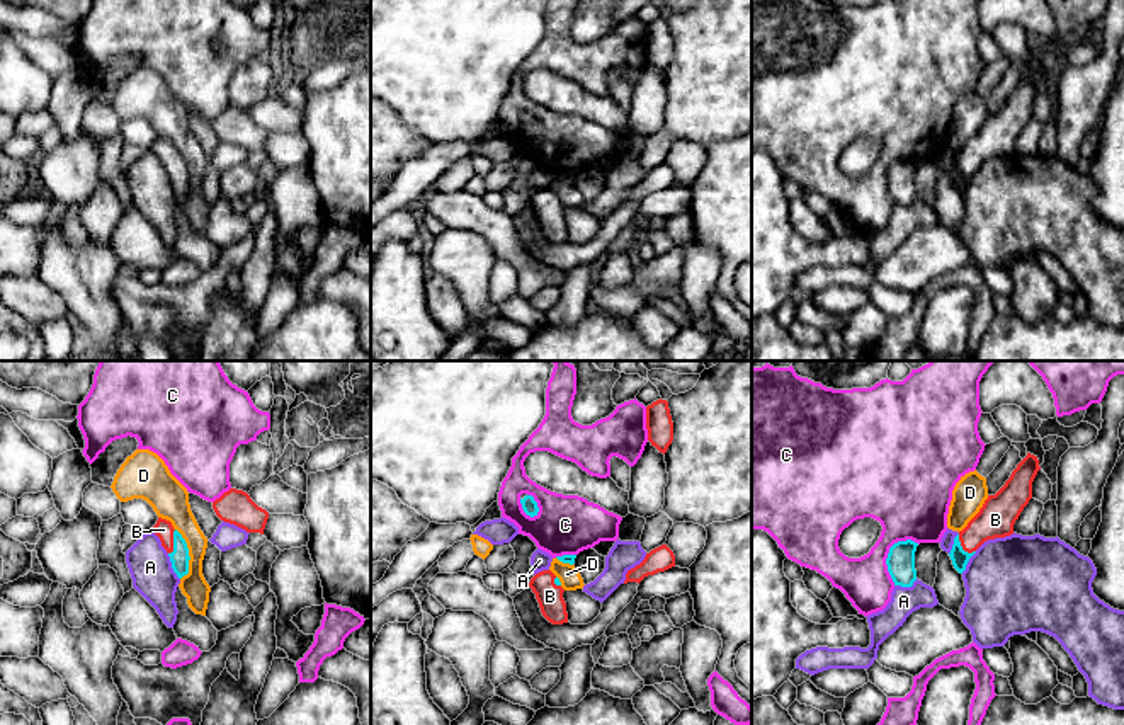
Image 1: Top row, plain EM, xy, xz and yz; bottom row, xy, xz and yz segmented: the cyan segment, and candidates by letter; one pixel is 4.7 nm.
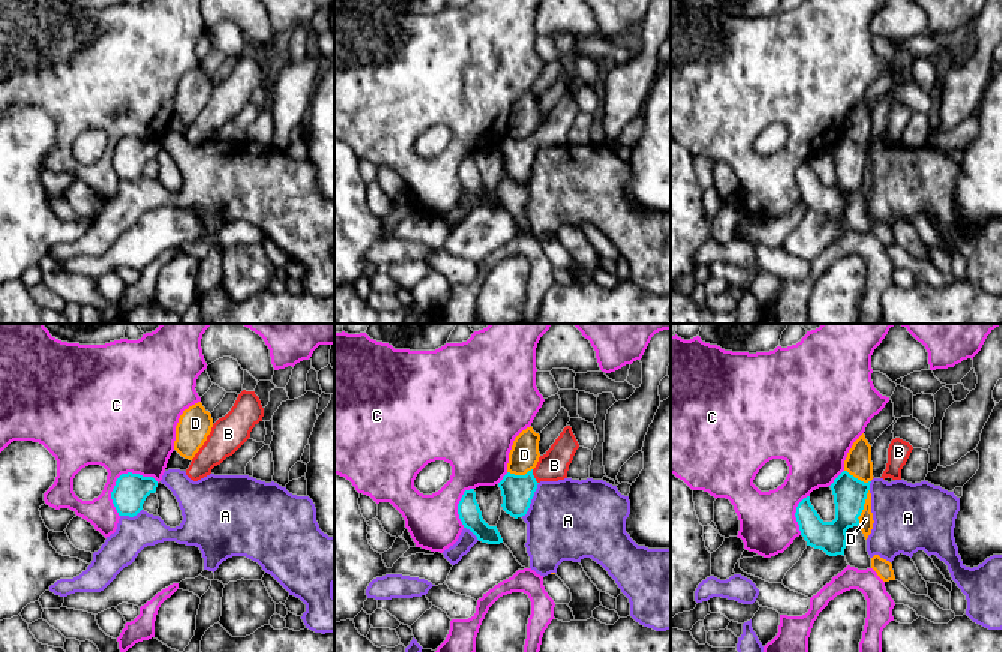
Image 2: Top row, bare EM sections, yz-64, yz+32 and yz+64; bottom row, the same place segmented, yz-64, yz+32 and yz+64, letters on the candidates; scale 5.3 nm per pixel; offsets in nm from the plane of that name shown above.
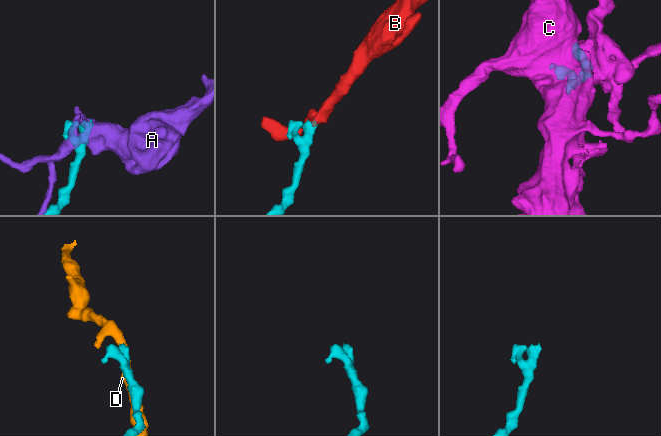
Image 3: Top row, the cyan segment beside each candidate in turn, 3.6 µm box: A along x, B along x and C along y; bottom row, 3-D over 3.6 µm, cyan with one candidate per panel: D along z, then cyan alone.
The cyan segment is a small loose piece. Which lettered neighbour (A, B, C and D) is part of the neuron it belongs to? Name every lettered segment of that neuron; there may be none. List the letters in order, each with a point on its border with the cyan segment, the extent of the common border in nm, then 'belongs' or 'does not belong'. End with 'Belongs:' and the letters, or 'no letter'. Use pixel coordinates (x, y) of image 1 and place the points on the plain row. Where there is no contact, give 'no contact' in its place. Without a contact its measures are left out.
A: xy (172, 186) | 140 nm | does not belong
B: yz (961, 167) | 120 nm | belongs
C: yz (888, 176) | 240 nm | does not belong
D: xy (187, 172) | 240 nm | does not belong
Belongs: B

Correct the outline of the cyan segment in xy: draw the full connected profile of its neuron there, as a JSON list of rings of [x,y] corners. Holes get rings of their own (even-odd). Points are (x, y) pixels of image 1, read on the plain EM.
[[[158,136],[156,143],[153,145],[151,151],[155,151],[162,165],[167,168],[172,187],[179,197],[189,192],[189,167],[182,153],[172,145],[170,140]]]

